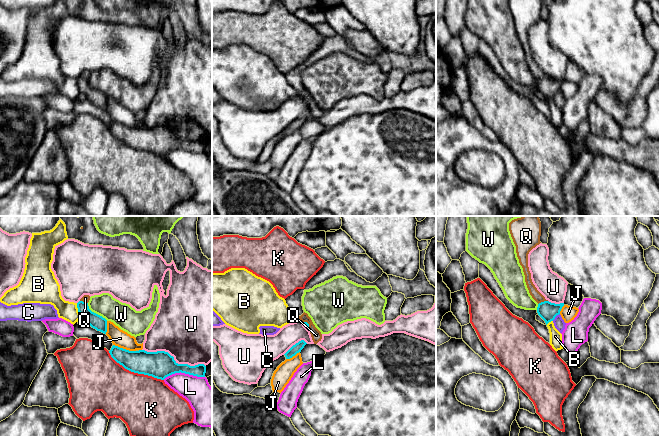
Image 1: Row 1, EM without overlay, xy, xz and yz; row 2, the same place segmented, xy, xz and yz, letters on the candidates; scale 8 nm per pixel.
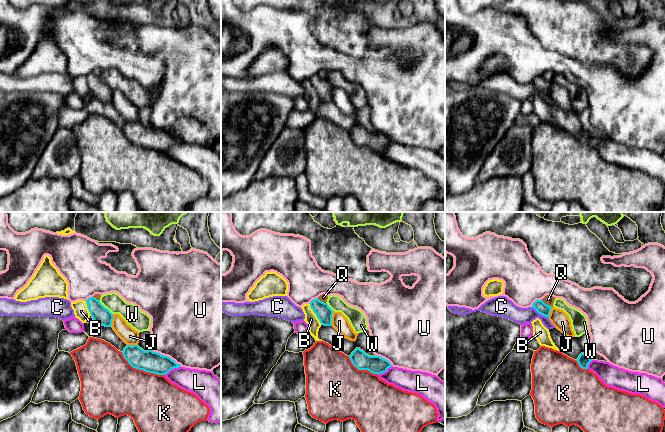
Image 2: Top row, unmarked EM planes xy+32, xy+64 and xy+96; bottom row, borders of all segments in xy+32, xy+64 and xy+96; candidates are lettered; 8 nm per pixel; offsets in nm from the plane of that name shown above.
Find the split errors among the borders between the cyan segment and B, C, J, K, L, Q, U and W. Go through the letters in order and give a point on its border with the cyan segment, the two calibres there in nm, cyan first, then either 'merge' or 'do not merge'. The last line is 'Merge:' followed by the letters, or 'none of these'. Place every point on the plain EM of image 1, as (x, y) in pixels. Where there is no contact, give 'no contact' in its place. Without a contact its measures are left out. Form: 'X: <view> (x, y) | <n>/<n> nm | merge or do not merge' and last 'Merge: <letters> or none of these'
B: xy (78, 86) | 120/150 nm | do not merge
C: yz (555, 92) | 150/90 nm | do not merge
J: xy (124, 125) | 190/140 nm | do not merge
K: xy (135, 148) | 220/440 nm | do not merge
L: xy (183, 148) | 220/220 nm | do not merge
Q: yz (542, 78) | 150/80 nm | merge
U: xy (173, 134) | 220/480 nm | do not merge
W: xy (95, 89) | 120/190 nm | do not merge
Merge: Q

